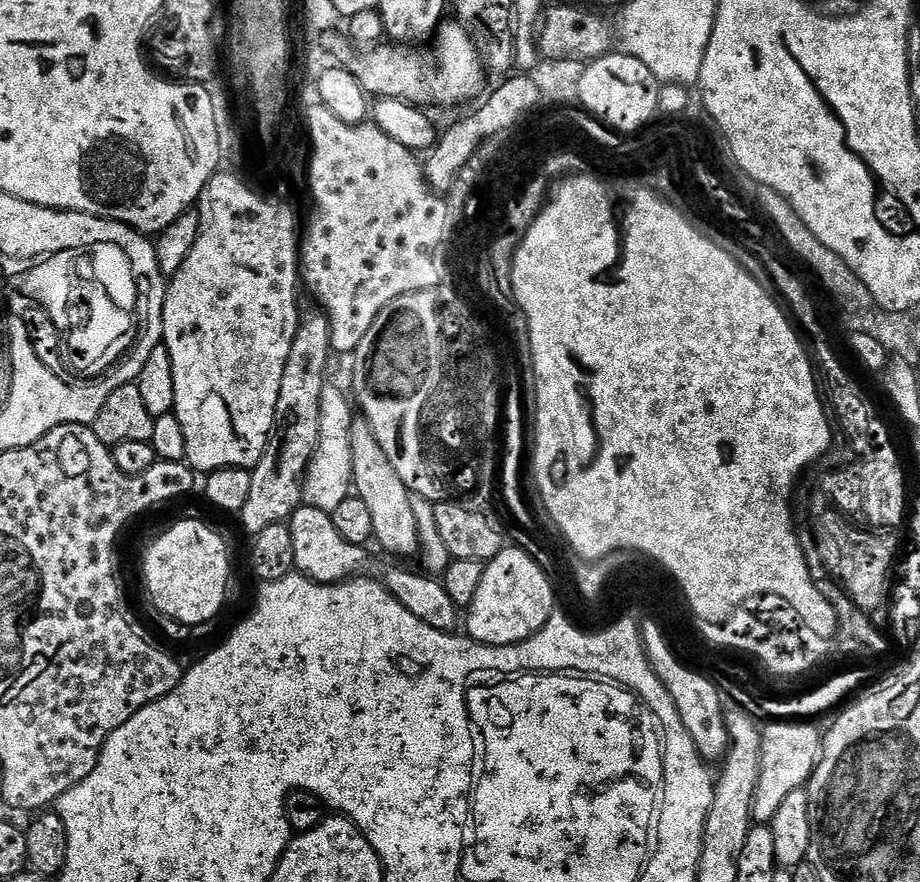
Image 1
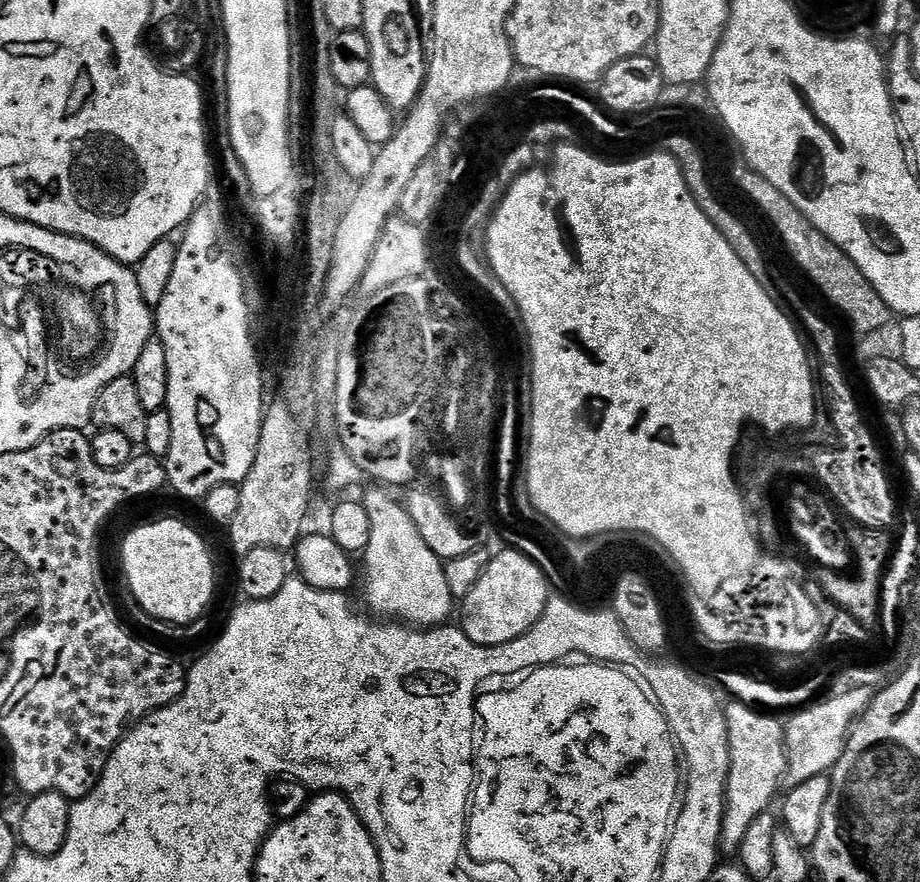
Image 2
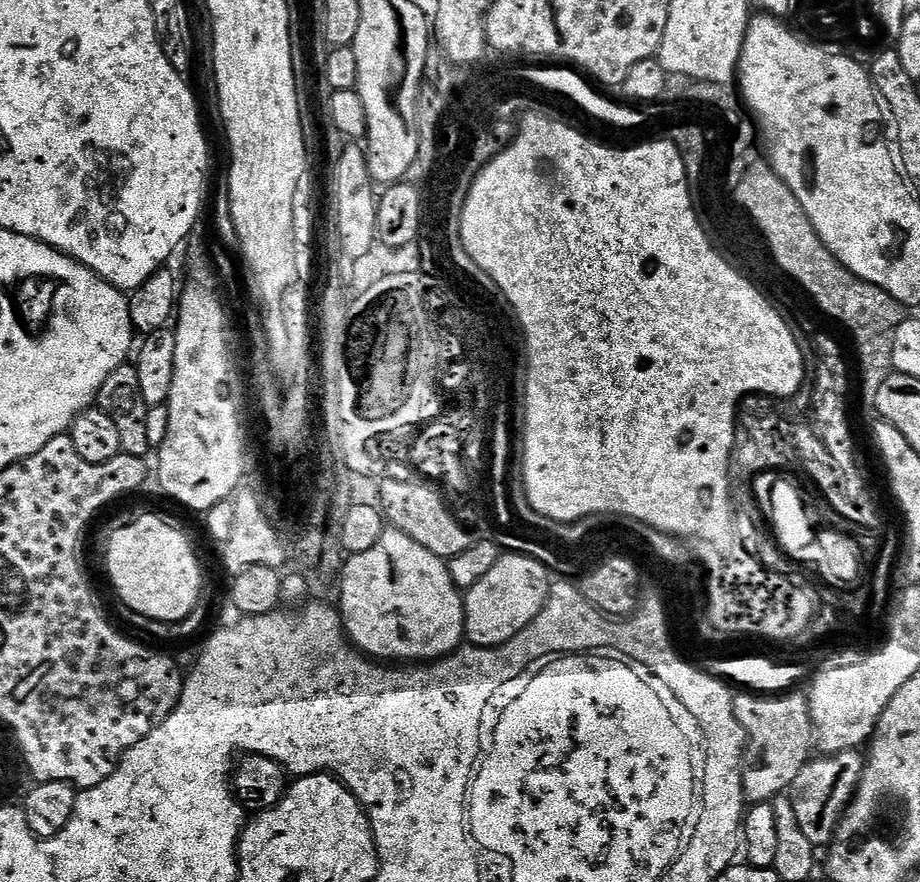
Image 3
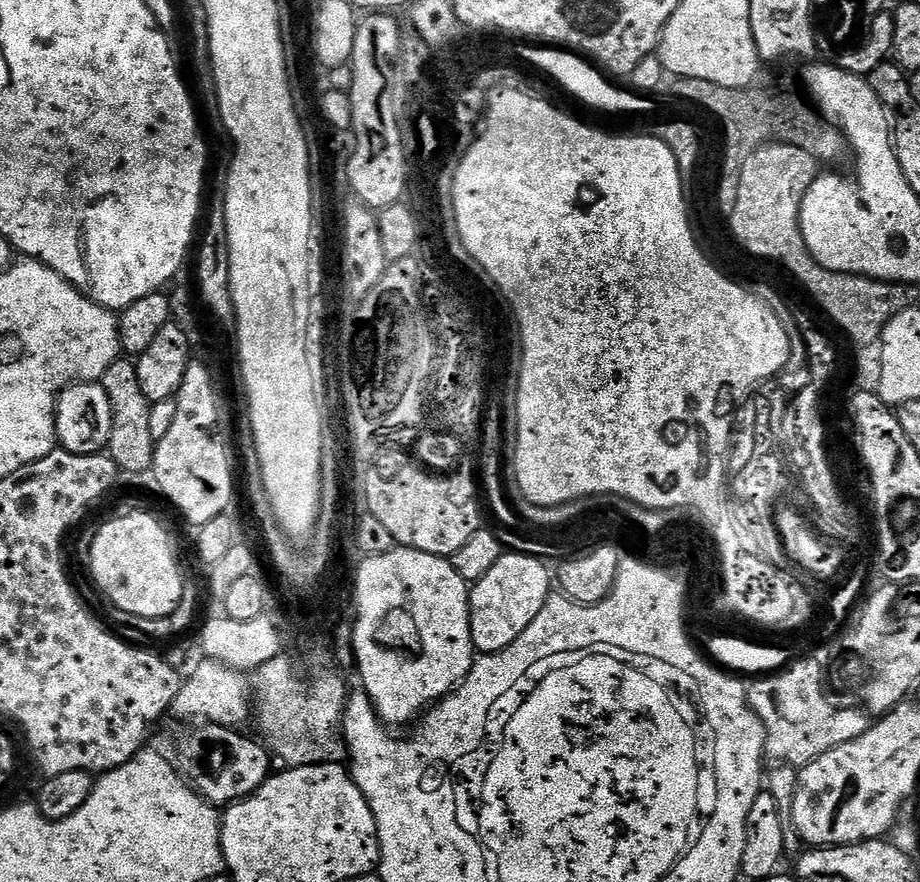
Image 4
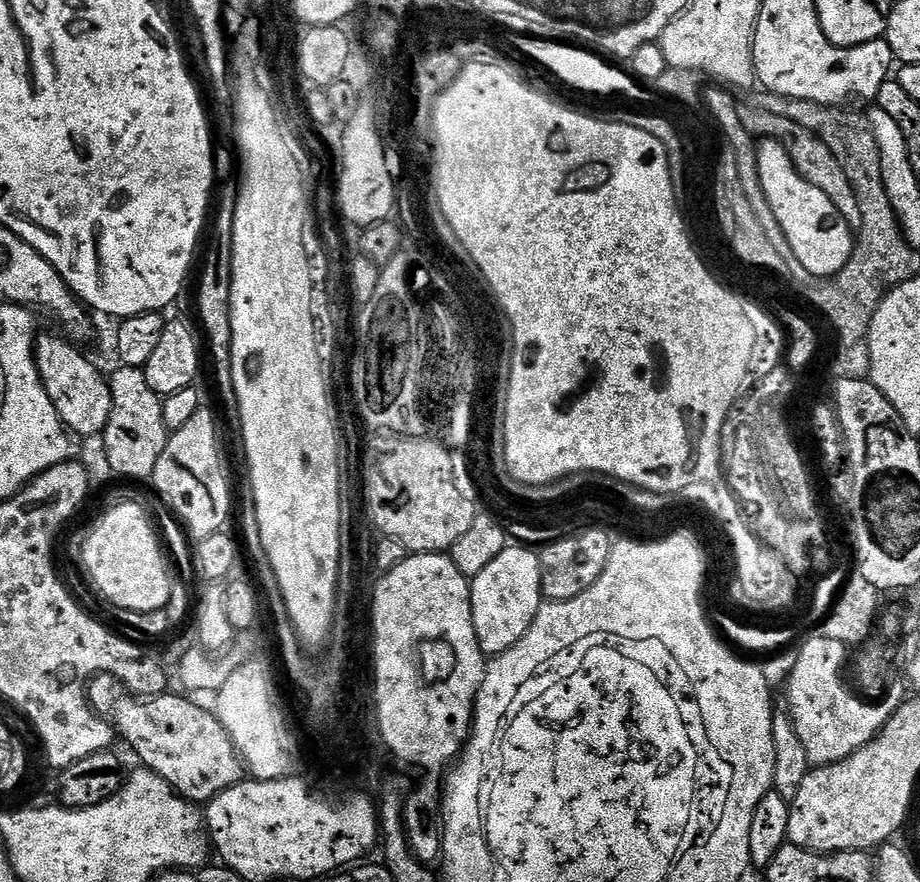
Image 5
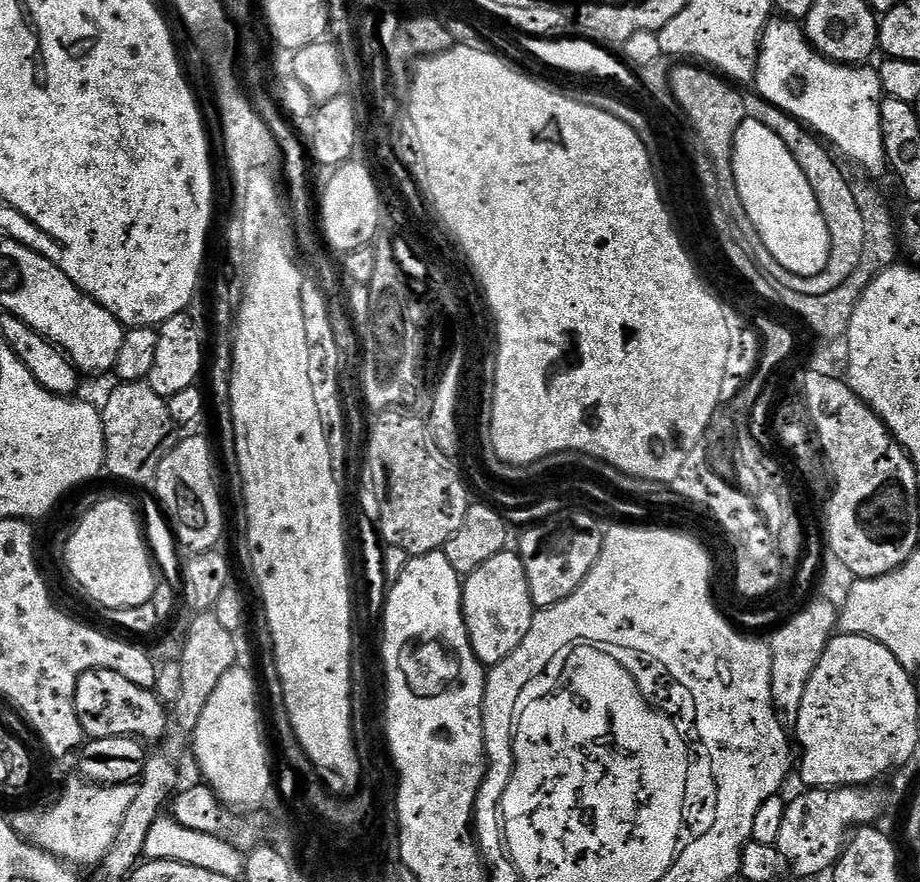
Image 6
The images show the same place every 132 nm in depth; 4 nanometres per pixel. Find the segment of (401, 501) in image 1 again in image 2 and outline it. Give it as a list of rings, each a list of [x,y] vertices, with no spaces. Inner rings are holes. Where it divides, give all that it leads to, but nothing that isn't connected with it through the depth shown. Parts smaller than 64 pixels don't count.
[[[372,486],[365,496],[362,496],[362,503],[367,513],[367,517],[370,518],[370,542],[366,551],[363,553],[362,559],[364,559],[364,574],[362,570],[362,580],[364,576],[364,600],[368,603],[367,611],[375,614],[380,618],[391,618],[396,622],[403,622],[409,626],[415,626],[421,630],[427,630],[435,628],[437,626],[444,626],[449,623],[448,620],[452,616],[452,607],[454,607],[454,601],[450,594],[450,586],[446,583],[446,574],[444,573],[445,561],[439,560],[434,554],[434,550],[430,550],[430,546],[426,546],[426,542],[422,539],[422,534],[418,534],[418,526],[414,526],[414,518],[410,518],[407,507],[405,505],[394,502],[393,499],[384,493],[383,487]]]

